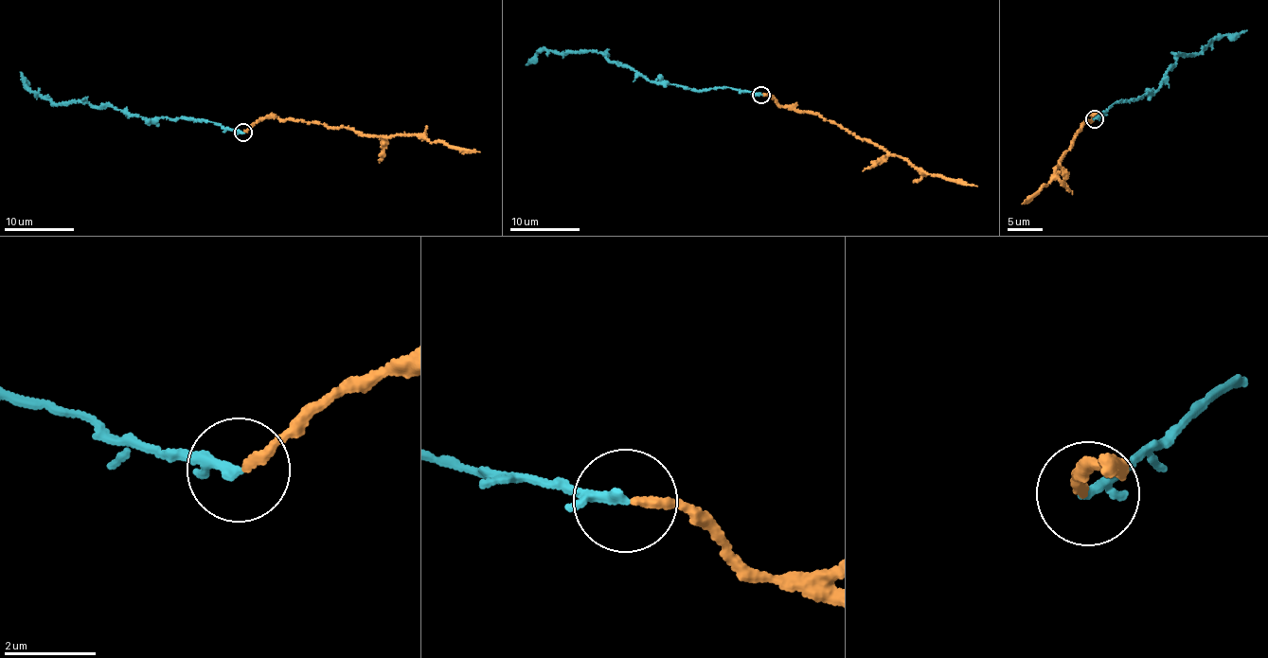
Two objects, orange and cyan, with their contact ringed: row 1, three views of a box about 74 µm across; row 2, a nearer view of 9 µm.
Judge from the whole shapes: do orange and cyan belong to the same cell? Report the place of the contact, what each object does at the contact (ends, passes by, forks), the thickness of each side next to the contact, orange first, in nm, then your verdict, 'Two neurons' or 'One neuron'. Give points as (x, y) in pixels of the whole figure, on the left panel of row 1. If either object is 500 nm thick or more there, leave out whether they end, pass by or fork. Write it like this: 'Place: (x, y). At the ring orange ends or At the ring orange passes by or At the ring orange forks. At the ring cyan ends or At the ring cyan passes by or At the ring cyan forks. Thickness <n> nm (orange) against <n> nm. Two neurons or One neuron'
Place: (243, 133). At the ring orange ends. At the ring cyan passes by. Thickness 200 nm (orange) against 160 nm. Two neurons

